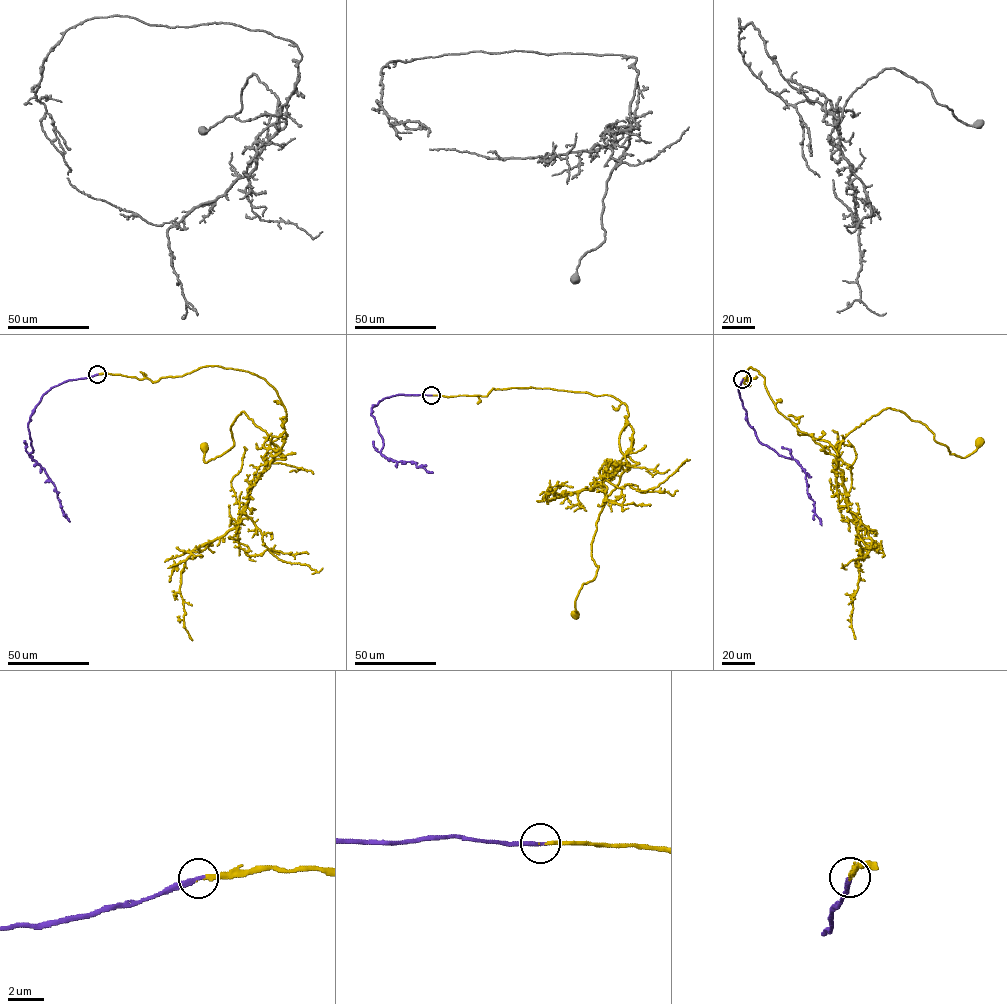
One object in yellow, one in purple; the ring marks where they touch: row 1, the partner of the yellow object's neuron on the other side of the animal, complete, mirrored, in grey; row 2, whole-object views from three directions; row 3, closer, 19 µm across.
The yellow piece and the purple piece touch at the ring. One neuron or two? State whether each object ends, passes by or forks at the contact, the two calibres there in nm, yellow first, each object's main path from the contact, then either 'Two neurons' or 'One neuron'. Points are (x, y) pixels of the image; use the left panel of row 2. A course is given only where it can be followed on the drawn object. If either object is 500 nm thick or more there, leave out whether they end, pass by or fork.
At the ring yellow ends. At the ring purple ends. Thickness 160 nm (yellow) against 260 nm. Course of yellow: (97, 374), (218, 365), (274, 389), (273, 459), (243, 411), (231, 447), (206, 447). Course of purple: (97, 374), (53, 387), (43, 395), (28, 424), (33, 449), (29, 454), (53, 483), (60, 507), (69, 522). One neuron

